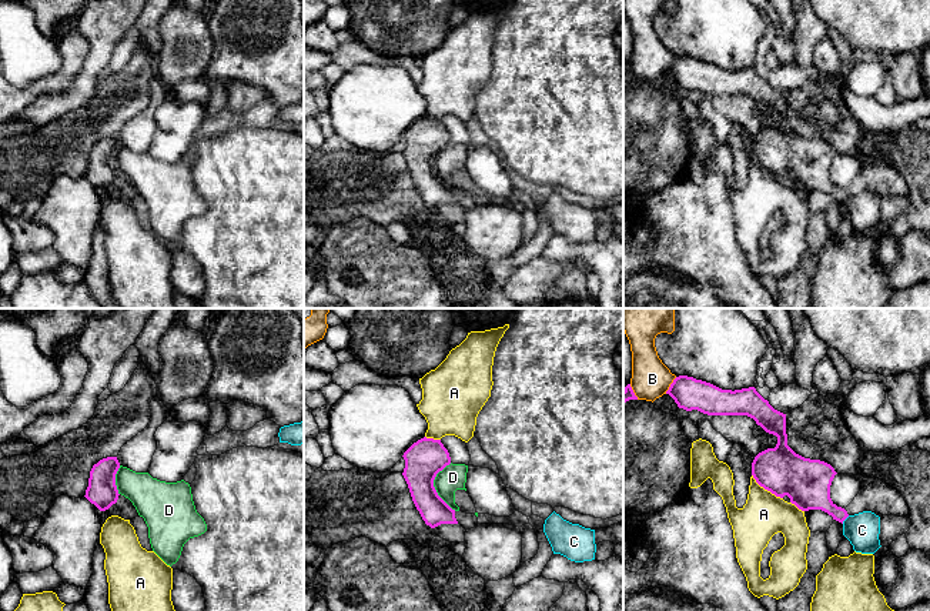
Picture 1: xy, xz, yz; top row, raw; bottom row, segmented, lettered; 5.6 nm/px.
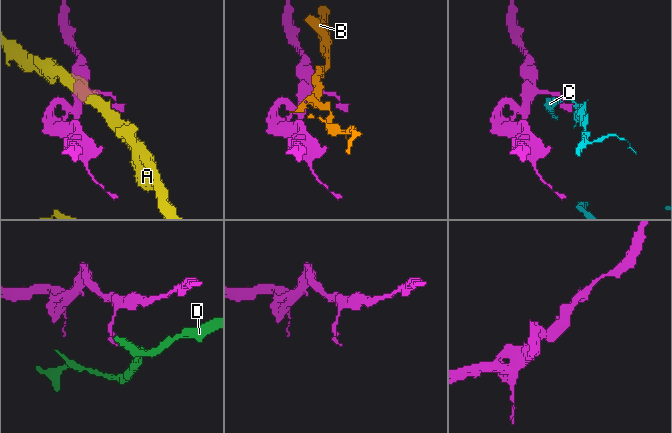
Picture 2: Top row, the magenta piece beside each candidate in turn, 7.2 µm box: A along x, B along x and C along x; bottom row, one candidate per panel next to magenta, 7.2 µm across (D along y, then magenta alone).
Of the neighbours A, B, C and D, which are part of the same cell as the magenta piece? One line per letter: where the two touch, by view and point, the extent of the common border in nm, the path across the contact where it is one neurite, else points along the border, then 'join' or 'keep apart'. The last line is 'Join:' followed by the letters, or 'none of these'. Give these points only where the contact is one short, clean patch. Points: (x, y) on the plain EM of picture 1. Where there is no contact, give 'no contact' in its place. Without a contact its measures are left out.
A: yz (766, 169) | 220 nm | keep apart
B: yz (671, 66) | 120 nm | keep apart
C: yz (845, 199) | 60 nm | along yz (849, 196), (842, 203) | keep apart
D: xz (434, 167) | 280 nm | along xz (450, 143), (437, 154), (434, 169), (455, 190) | keep apart
Join: none of these

